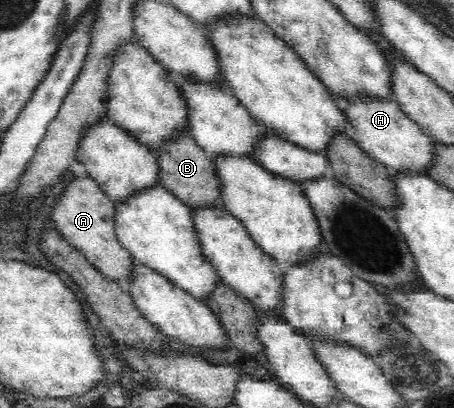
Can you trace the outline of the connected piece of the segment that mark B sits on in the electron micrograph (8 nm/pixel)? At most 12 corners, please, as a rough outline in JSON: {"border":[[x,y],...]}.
{"border":[[182,134],[157,153],[159,183],[192,211],[222,208],[214,159]]}

